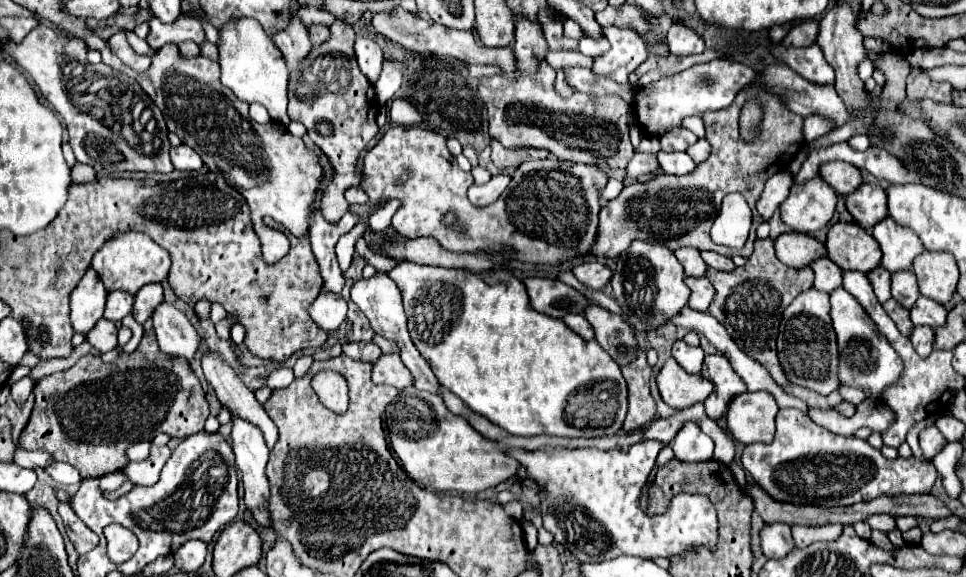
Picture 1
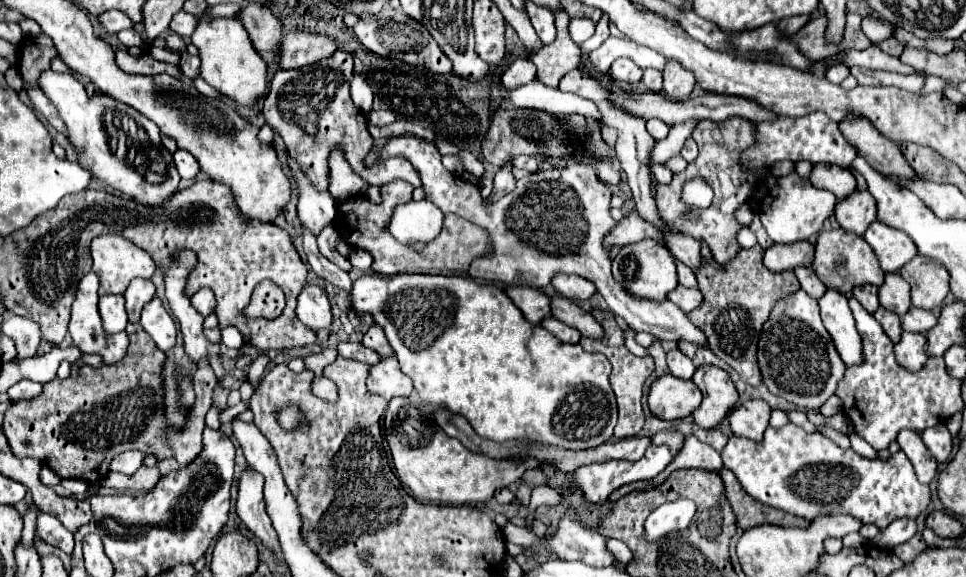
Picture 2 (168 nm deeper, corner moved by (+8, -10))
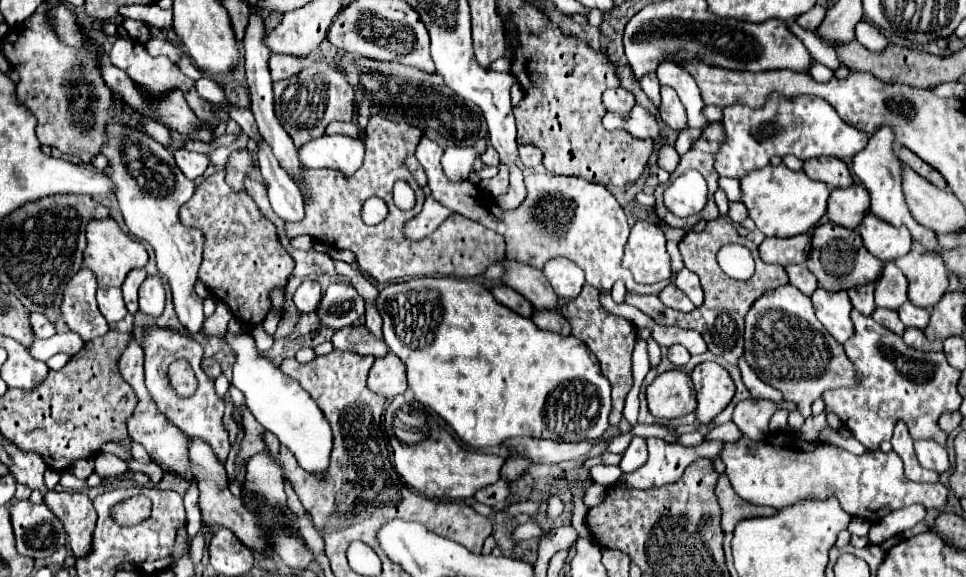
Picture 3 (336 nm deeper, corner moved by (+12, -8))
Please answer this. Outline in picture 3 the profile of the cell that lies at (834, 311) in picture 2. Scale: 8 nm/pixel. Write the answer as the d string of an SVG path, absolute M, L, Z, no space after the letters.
M816 288L812 294L812 304L816 310L816 318L834 336L836 342L844 344L854 336L854 324L850 320L852 304L844 290L830 292L824 288Z

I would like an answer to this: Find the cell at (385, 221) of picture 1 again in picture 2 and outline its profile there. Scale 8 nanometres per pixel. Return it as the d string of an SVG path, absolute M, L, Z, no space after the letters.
M430 200L420 202L408 202L404 206L398 206L394 210L390 232L392 236L402 244L414 244L414 242L432 242L440 230L442 230L444 214L438 206L434 206Z

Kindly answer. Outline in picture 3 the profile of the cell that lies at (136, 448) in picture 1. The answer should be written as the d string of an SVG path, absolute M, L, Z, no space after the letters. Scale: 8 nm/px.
M102 454L98 456L96 462L96 468L94 472L100 476L100 478L112 478L112 476L122 476L126 470L128 470L128 464L122 462L118 456L114 454Z

